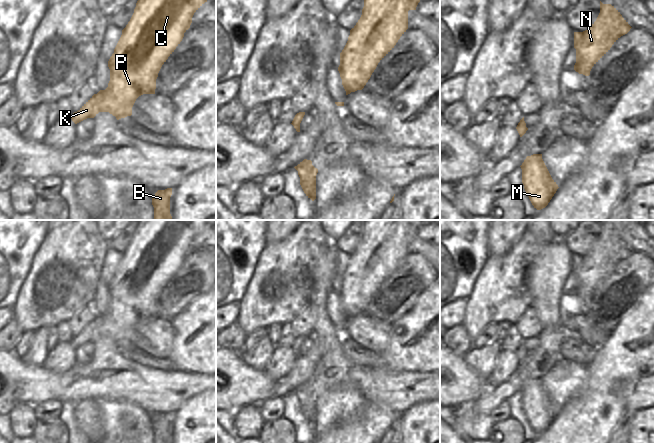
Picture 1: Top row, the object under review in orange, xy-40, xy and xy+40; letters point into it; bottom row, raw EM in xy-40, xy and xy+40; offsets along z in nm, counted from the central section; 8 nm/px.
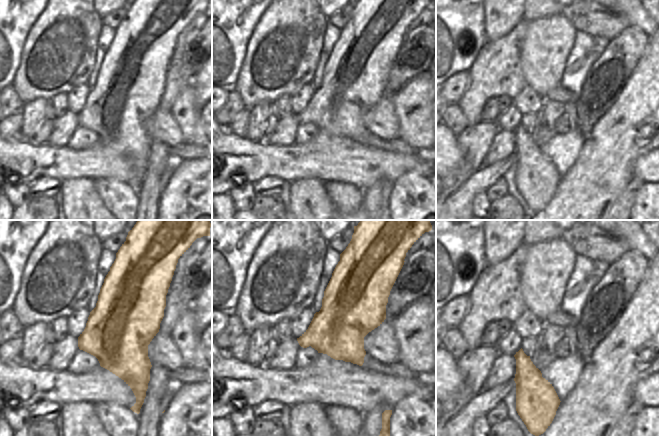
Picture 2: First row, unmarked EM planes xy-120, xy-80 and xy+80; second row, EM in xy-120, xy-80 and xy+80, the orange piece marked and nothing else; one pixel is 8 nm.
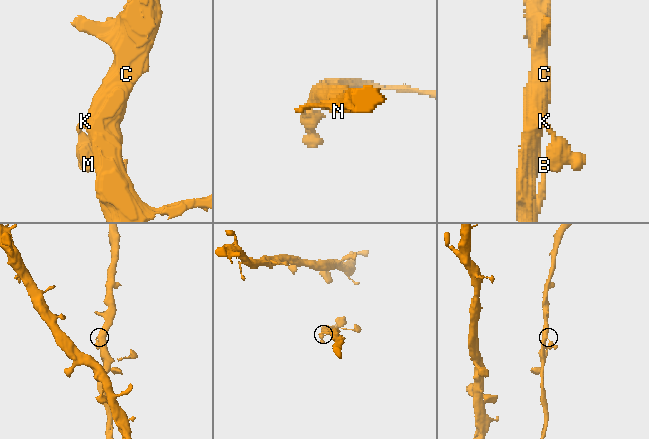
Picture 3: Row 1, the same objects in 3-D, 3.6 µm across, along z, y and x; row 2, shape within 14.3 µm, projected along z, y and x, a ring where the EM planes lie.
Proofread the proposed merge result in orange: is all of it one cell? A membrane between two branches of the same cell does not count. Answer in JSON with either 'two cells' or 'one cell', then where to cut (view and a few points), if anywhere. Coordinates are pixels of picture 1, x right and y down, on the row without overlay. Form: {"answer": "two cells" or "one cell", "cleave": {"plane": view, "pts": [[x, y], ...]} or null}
{"answer": "one cell", "cleave": null}

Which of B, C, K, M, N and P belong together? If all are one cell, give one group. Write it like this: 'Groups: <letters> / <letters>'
Groups: B C K M N P.

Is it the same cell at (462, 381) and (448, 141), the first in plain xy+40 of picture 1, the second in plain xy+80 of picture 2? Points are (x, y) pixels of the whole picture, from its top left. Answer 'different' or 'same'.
same

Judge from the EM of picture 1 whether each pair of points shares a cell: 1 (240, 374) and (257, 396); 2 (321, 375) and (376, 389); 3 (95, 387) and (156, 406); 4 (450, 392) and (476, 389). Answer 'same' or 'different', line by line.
1: same
2: same
3: same
4: same

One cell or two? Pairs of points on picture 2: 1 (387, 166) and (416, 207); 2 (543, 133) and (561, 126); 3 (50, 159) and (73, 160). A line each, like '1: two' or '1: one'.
1: two
2: two
3: one

